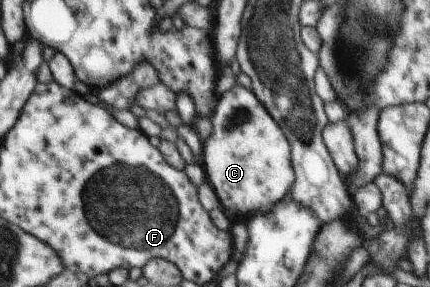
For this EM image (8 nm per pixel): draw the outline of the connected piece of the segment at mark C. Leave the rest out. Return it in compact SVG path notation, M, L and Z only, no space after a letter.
M237 84L220 96L214 114L211 118L212 133L202 143L201 162L206 172L207 182L216 192L220 204L225 210L237 212L245 219L253 214L269 208L269 204L279 202L291 195L296 174L292 165L291 147L288 138L281 127L263 106L263 103L255 96L251 89Z

